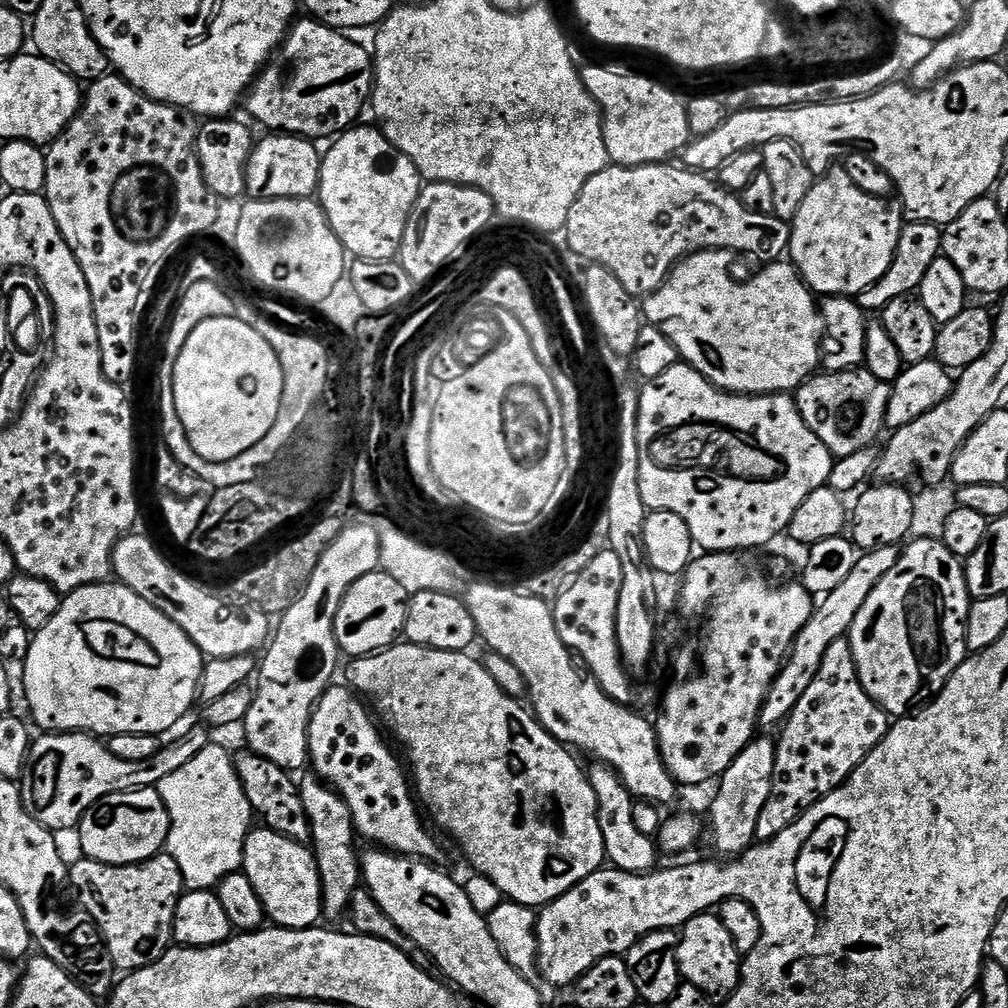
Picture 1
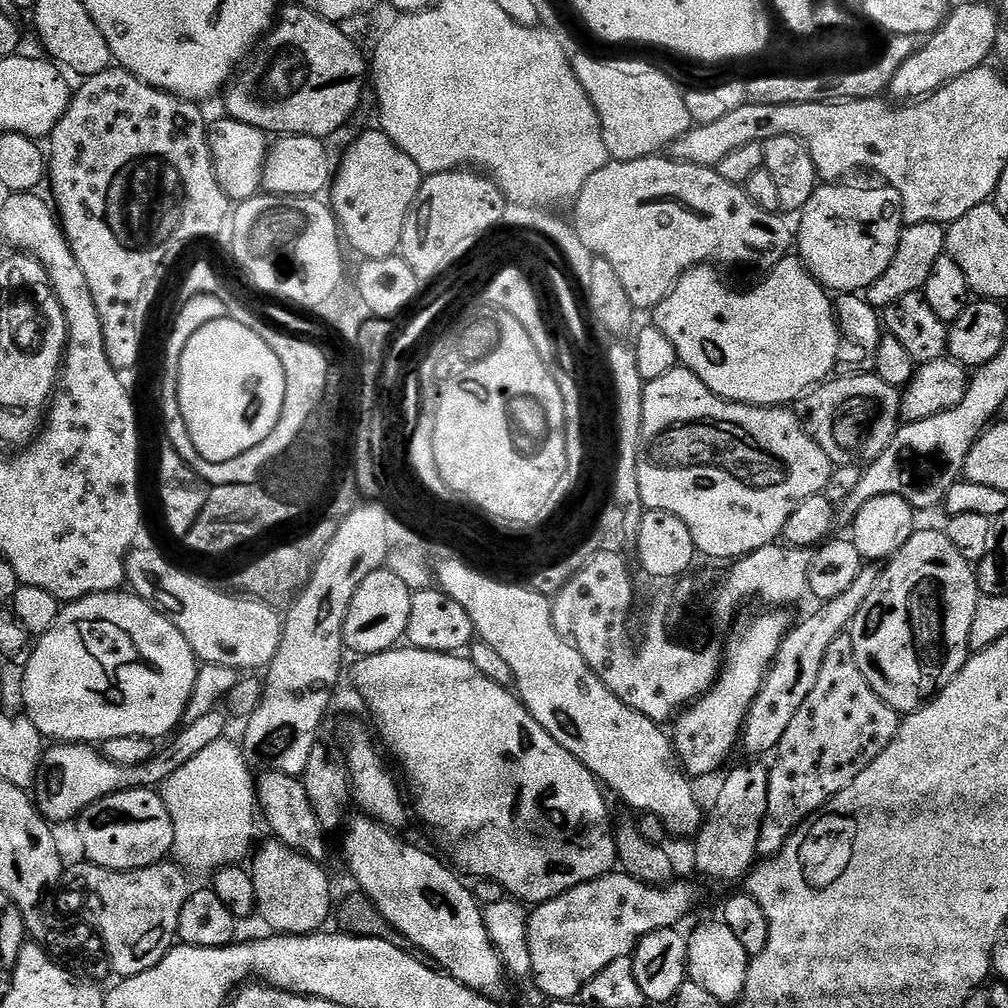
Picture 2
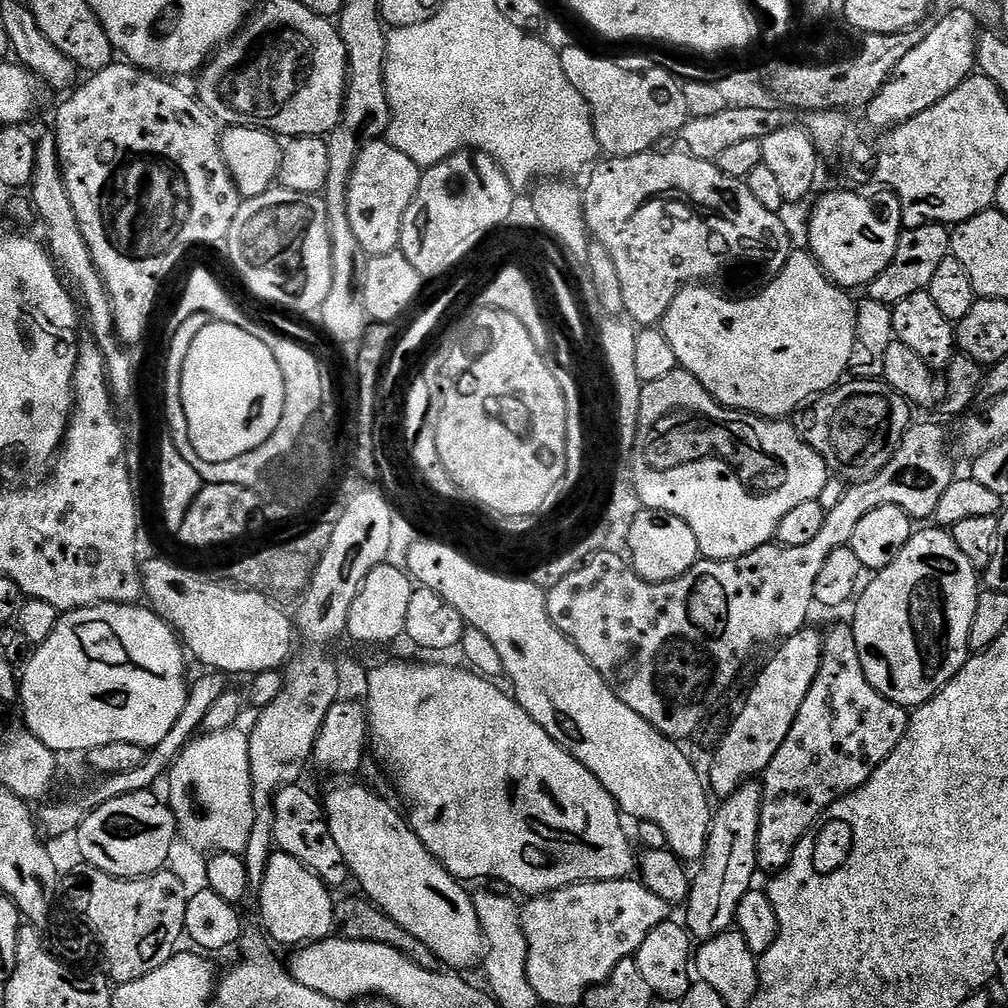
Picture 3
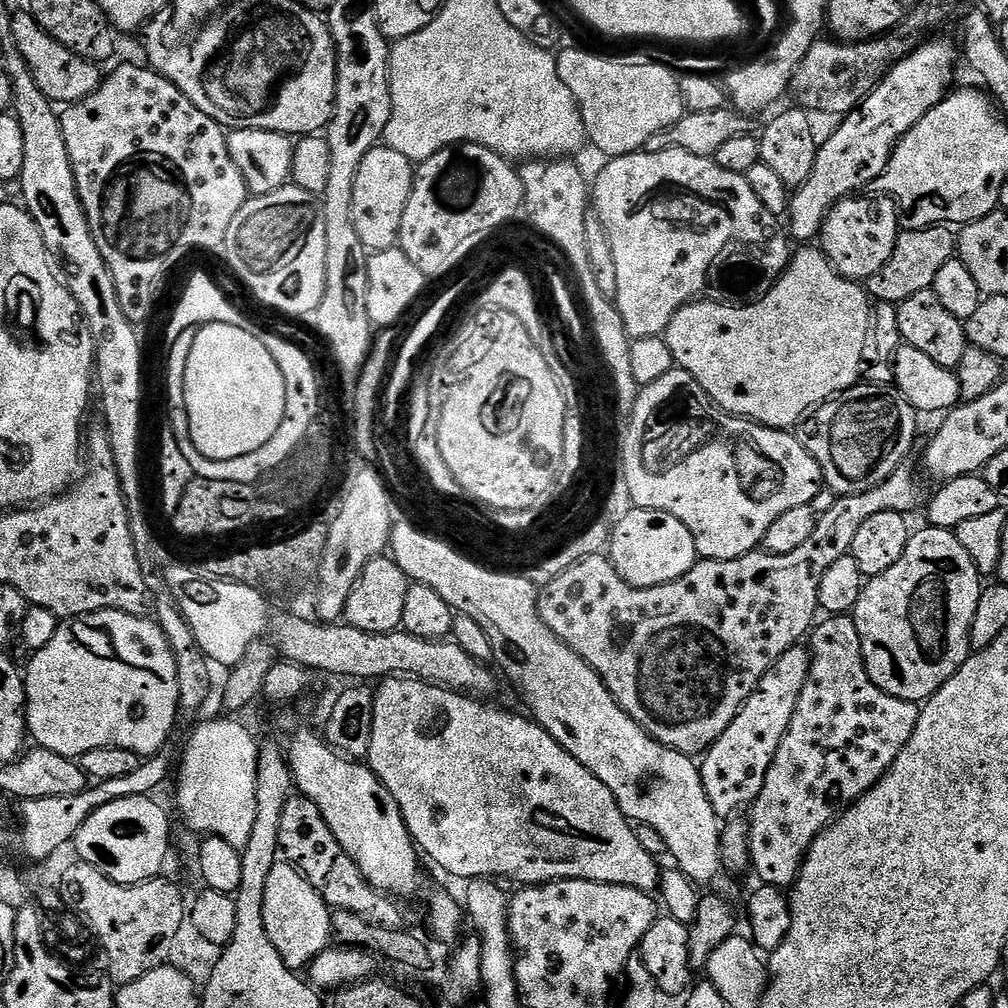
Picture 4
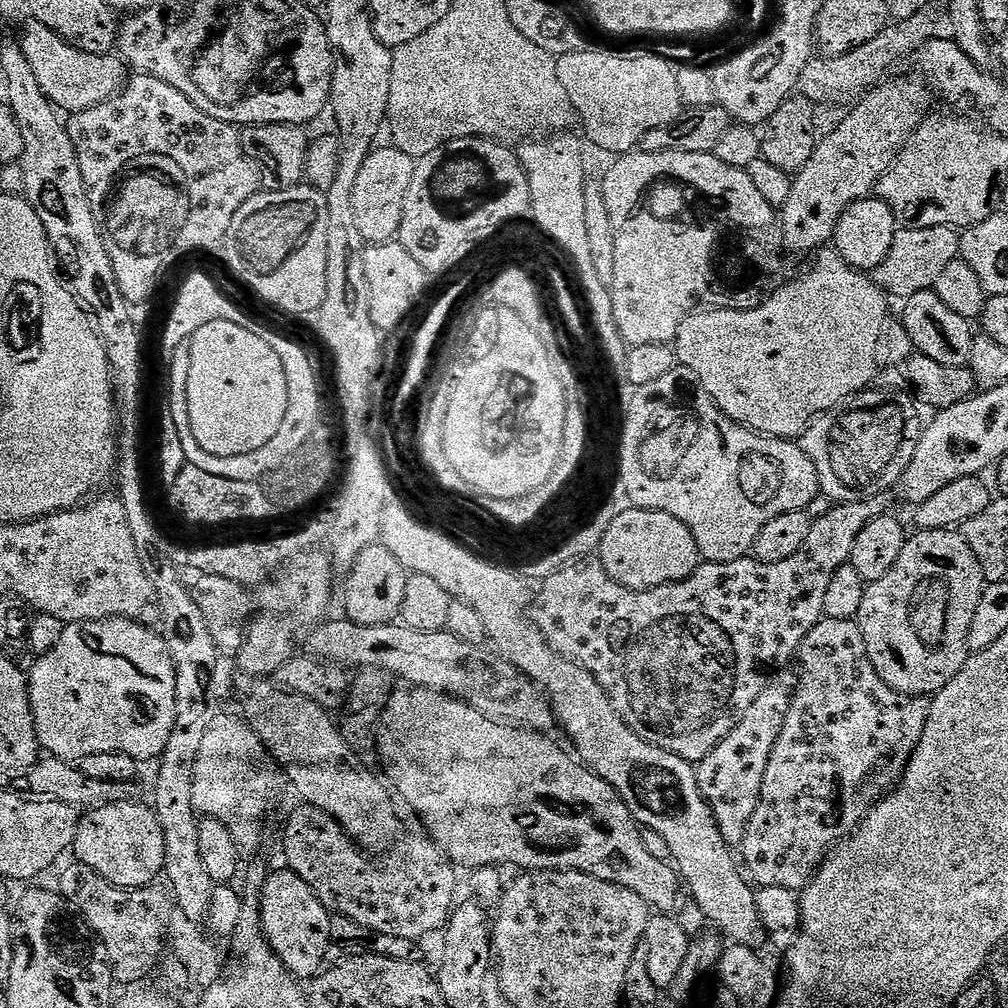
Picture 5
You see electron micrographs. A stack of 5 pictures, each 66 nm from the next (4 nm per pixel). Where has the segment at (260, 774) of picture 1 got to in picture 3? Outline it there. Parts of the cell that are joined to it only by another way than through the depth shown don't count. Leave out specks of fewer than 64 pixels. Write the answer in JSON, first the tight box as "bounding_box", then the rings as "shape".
{"bounding_box":[274,783,350,890],"shape":[[[299,783],[288,784],[278,790],[274,806],[274,844],[279,851],[298,858],[322,883],[329,889],[337,890],[344,884],[344,879],[349,879],[350,873],[342,854],[338,854],[338,846],[330,834],[330,826],[324,815],[324,806],[319,799],[315,800],[306,789],[300,788]]]}

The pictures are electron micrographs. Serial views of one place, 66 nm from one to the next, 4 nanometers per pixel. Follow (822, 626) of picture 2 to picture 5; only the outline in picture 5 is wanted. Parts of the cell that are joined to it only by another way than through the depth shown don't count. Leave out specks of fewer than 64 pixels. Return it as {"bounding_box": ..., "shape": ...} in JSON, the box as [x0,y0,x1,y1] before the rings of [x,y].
{"bounding_box":[695,670,797,846],"shape":[[[788,670],[777,672],[766,690],[750,705],[750,710],[742,714],[738,726],[695,765],[704,800],[714,814],[722,838],[730,846],[743,845],[746,826],[750,826],[750,818],[754,818],[754,810],[758,810],[762,778],[766,778],[766,766],[770,763],[770,754],[774,754],[774,742],[778,742],[778,734],[782,734],[782,722],[786,722],[796,686],[797,677],[790,673]]]}

